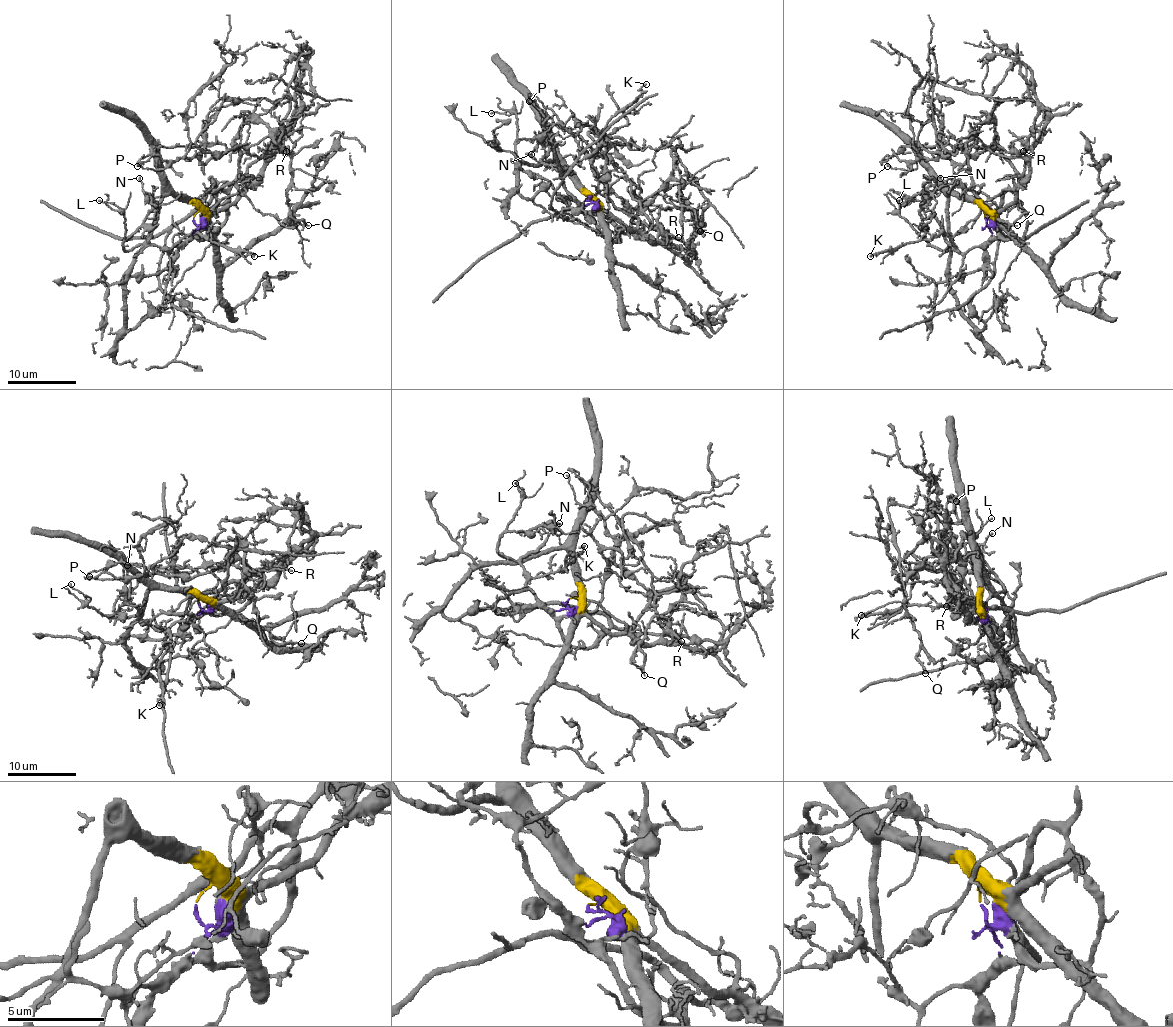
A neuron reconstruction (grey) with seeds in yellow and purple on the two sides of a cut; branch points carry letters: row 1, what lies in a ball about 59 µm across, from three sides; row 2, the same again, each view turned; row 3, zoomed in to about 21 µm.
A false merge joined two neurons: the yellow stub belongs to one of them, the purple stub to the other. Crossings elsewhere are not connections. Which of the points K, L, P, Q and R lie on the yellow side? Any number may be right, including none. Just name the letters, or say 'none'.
L

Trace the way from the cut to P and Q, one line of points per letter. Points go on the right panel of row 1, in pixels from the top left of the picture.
P: (985, 218), (1003, 239), (1026, 230), (1019, 175), (998, 150), (887, 165)
Q: (985, 218), (1002, 237), (1024, 235), (1017, 172), (993, 123), (966, 143), (971, 191), (991, 218), (1017, 225)

